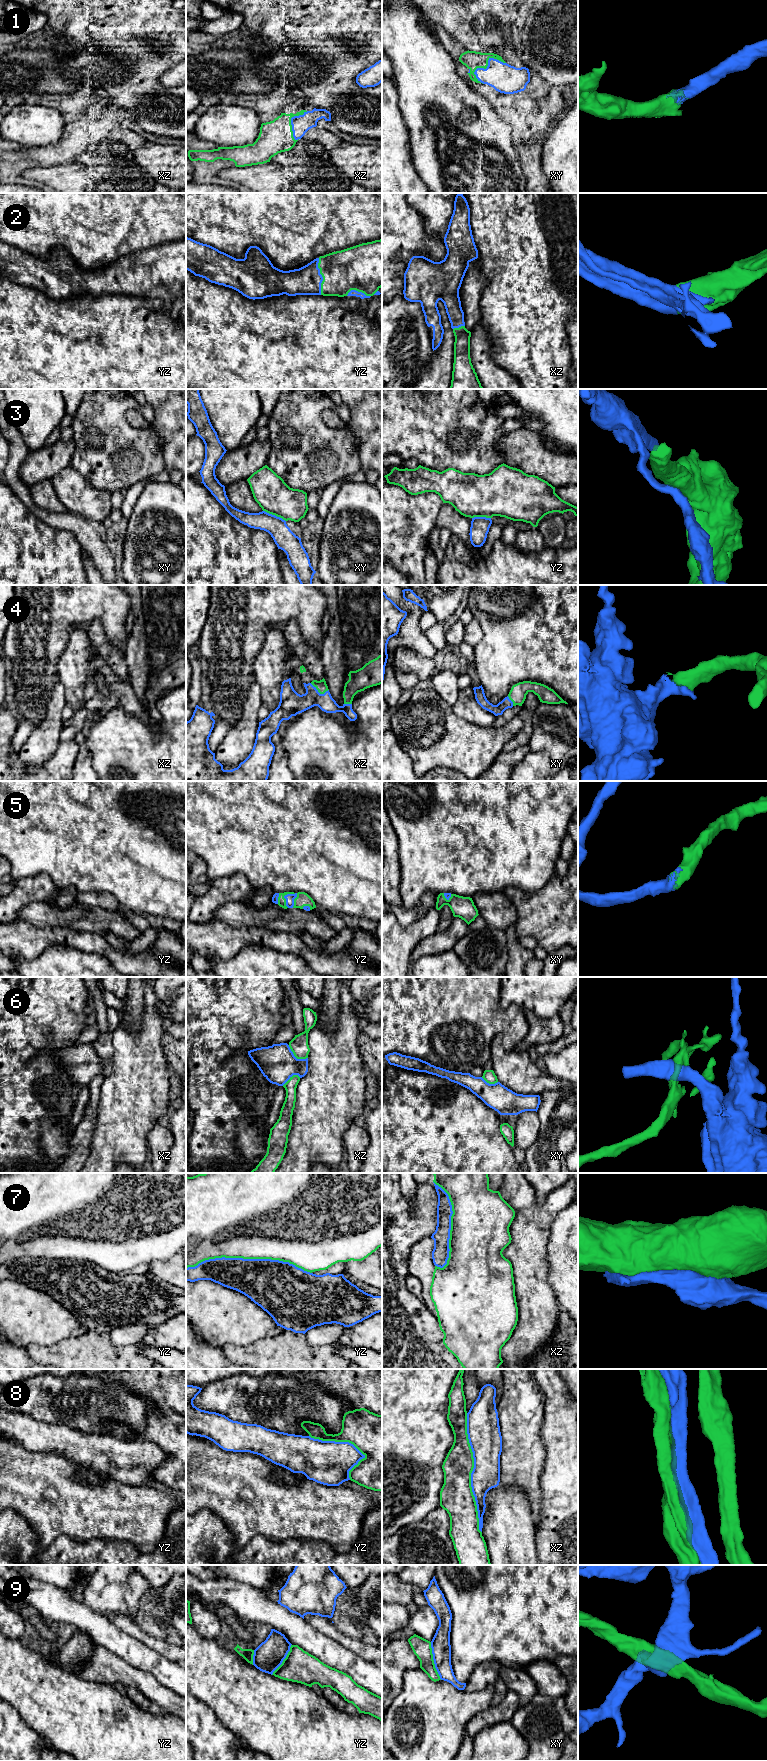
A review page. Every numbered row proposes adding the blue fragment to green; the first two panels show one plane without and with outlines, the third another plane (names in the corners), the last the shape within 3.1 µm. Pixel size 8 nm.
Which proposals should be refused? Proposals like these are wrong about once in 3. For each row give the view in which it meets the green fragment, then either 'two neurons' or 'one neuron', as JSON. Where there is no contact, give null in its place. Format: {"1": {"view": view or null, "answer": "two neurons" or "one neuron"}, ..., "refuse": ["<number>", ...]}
{"1": {"view": "xy", "answer": "one neuron"}, "2": {"view": "yz", "answer": "one neuron"}, "3": {"view": "xy", "answer": "two neurons"}, "4": {"view": "xz", "answer": "one neuron"}, "5": {"view": "yz", "answer": "one neuron"}, "6": {"view": "xz", "answer": "two neurons"}, "7": {"view": "yz", "answer": "two neurons"}, "8": {"view": "xz", "answer": "one neuron"}, "9": {"view": "xy", "answer": "two neurons"}, "refuse": ["3", "6", "7", "9"]}

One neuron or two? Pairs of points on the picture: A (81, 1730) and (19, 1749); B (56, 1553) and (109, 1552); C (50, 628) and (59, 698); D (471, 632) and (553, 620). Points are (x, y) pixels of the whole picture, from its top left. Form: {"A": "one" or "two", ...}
{"A": "two", "B": "one", "C": "two", "D": "two"}

